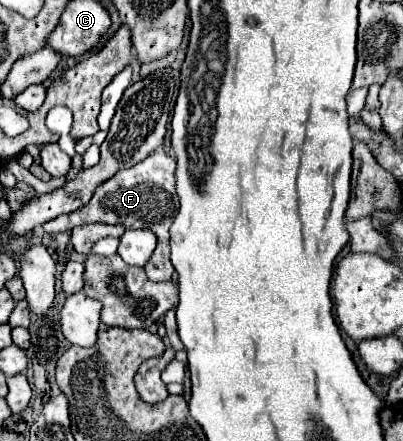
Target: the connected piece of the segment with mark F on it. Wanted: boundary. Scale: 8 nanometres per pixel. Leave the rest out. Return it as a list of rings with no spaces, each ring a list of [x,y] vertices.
[[[159,150],[147,156],[143,162],[119,170],[113,178],[103,182],[97,188],[97,194],[91,198],[89,204],[85,204],[81,210],[75,210],[71,214],[63,214],[47,224],[43,224],[45,232],[57,234],[57,232],[67,232],[73,230],[75,226],[83,224],[93,224],[93,222],[103,222],[103,224],[121,224],[125,228],[133,230],[151,230],[157,236],[157,246],[155,254],[151,260],[145,264],[145,274],[151,282],[169,282],[173,278],[173,264],[169,260],[169,226],[173,224],[173,218],[177,216],[179,210],[179,196],[175,192],[175,158],[169,156],[167,152]]]

